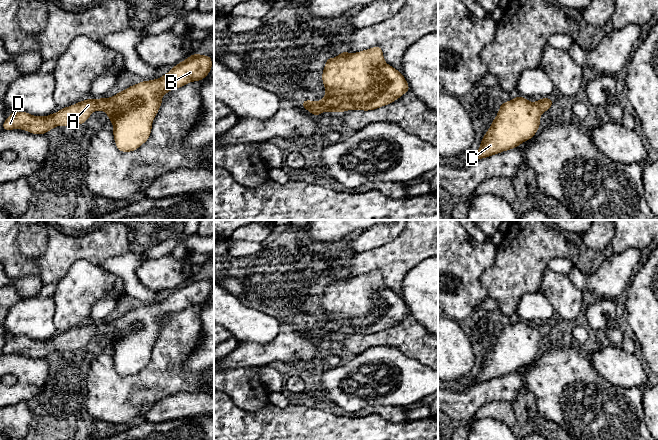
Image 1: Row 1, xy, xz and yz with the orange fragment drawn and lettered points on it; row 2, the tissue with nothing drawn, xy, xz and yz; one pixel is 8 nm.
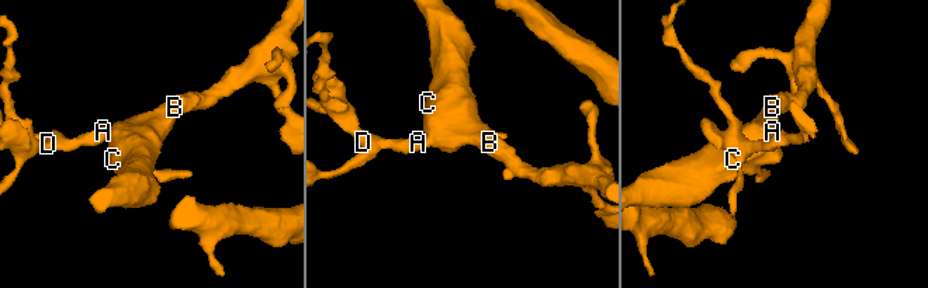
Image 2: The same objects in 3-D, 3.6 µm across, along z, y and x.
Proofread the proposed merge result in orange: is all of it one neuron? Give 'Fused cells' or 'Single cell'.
Single cell

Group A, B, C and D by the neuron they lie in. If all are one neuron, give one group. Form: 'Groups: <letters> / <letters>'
Groups: A B C D

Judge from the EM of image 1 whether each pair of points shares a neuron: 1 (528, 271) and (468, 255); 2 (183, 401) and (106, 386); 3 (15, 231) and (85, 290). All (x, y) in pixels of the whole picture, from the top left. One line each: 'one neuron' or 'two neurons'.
1: two neurons
2: two neurons
3: two neurons

